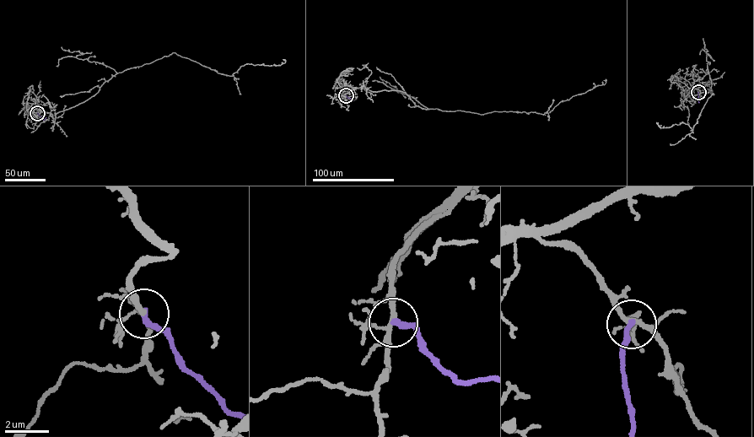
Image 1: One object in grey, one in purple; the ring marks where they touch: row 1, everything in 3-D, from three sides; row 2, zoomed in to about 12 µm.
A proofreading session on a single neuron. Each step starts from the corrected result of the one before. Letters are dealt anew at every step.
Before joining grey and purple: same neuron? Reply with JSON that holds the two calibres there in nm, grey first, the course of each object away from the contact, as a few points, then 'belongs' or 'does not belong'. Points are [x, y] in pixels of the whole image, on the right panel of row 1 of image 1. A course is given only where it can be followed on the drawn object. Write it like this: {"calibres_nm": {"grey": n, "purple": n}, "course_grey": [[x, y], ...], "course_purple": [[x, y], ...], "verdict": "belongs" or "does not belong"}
{"calibres_nm": {"grey": 190, "purple": 260}, "course_grey": [[698, 92], [691, 89], [685, 99], [711, 90], [713, 94], [692, 132], [683, 122], [660, 128], [658, 122]], "course_purple": [[698, 92], [699, 102]], "verdict": "does not belong"}

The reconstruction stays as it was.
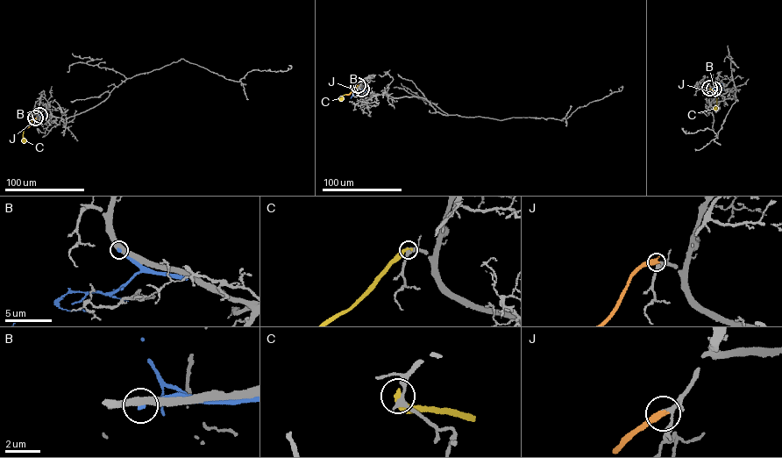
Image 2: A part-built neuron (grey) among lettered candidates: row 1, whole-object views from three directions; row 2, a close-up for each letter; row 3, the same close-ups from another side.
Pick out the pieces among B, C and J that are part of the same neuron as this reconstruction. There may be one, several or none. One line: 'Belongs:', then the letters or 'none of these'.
Belongs: J

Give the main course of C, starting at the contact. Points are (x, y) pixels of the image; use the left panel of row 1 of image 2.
C: (36, 118), (24, 129), (24, 143)

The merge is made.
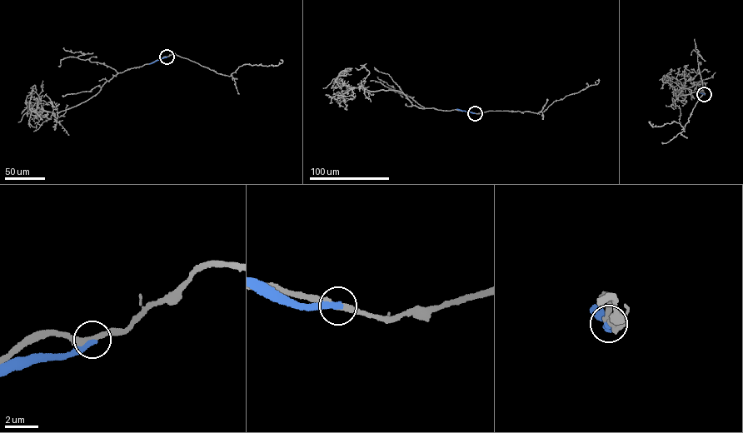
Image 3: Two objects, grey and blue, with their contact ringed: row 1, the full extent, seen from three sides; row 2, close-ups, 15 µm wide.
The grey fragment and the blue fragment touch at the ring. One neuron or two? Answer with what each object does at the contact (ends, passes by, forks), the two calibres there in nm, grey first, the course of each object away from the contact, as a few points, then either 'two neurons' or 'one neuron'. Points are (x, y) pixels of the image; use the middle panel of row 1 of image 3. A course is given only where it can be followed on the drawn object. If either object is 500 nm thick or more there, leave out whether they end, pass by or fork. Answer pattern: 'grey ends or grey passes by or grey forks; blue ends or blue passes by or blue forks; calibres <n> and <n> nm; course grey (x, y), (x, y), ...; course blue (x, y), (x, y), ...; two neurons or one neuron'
grey passes by; blue ends; calibres 320 and 360 nm; course grey (475, 113), (421, 108), (393, 90), (350, 87), (337, 81), (340, 72), (336, 80), (341, 87); course blue (475, 113), (456, 109); two neurons

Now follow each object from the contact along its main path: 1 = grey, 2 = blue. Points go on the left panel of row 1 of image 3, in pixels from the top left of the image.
1: (167, 57), (118, 72), (97, 93), (57, 116), (52, 111), (29, 109), (28, 122), (36, 125)
2: (167, 57), (149, 64)

